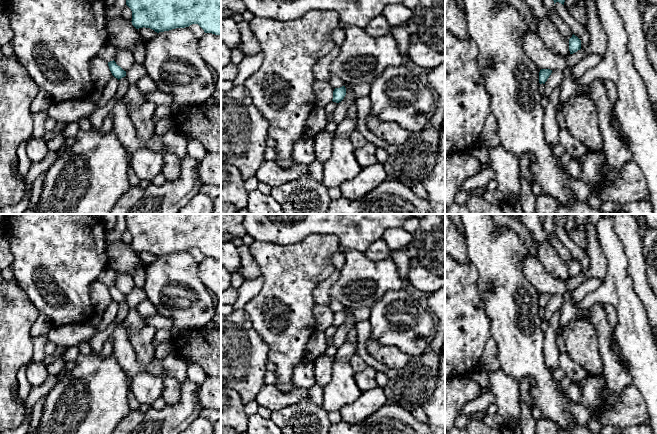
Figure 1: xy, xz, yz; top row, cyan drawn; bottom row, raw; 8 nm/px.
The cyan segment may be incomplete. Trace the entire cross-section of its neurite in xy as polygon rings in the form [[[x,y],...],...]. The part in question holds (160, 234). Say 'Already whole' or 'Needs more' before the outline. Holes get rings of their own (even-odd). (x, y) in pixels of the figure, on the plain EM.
Already whole. [[[125,214],[126,229],[132,235],[132,249],[164,256],[198,248],[205,257],[221,259],[221,214]]]

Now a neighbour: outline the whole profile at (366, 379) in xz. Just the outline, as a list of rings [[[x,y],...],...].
[[[370,366],[363,371],[354,374],[356,384],[362,392],[378,387],[376,382],[376,374],[377,371]]]

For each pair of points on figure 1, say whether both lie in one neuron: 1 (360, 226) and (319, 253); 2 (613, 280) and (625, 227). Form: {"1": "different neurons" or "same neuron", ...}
{"1": "different neurons", "2": "different neurons"}

